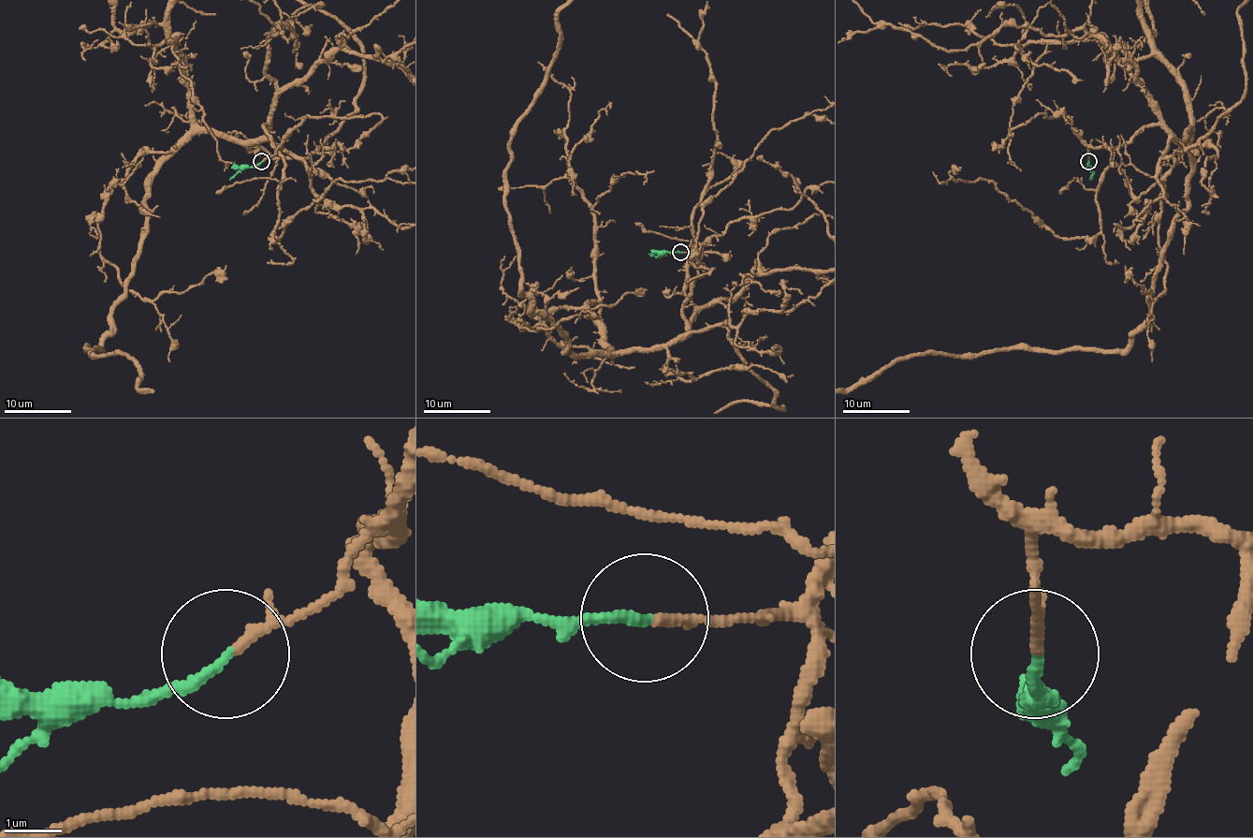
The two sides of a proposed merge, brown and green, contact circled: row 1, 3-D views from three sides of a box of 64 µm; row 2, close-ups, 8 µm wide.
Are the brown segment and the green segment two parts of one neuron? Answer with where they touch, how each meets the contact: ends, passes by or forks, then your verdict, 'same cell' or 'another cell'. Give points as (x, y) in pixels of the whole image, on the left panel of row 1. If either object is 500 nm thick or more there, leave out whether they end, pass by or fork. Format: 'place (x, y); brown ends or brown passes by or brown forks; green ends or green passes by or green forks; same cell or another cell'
place (261, 161); brown ends; green ends; same cell

